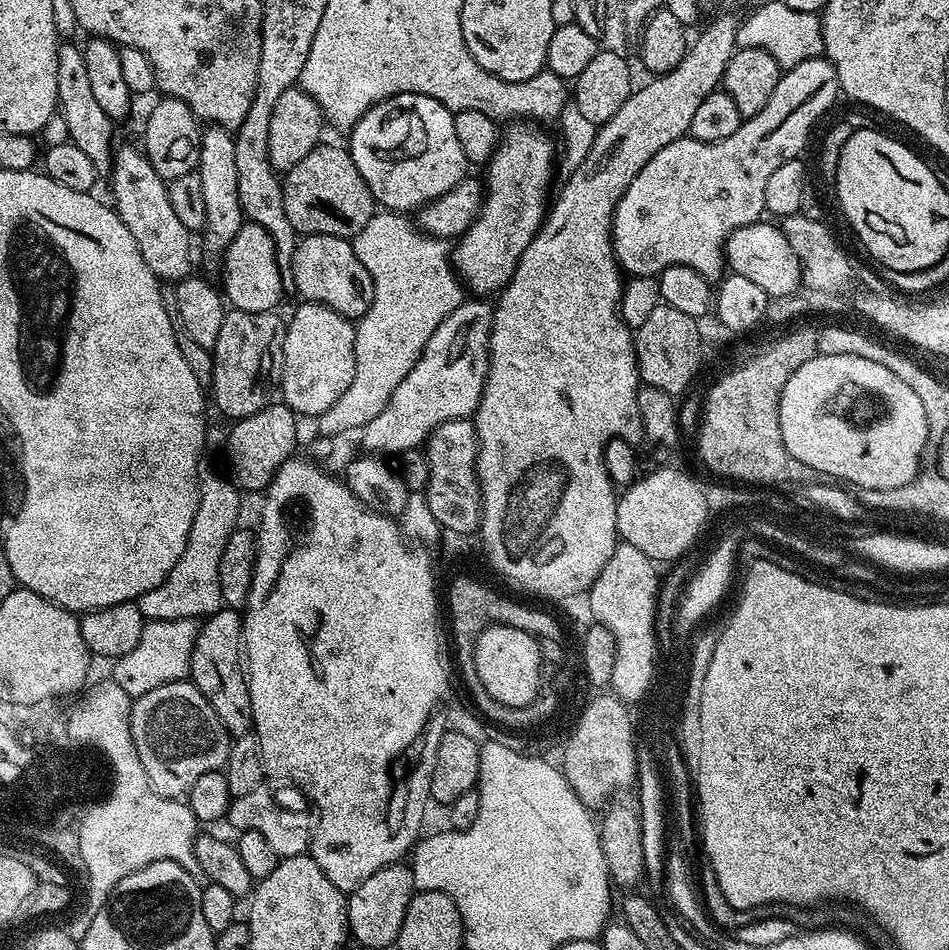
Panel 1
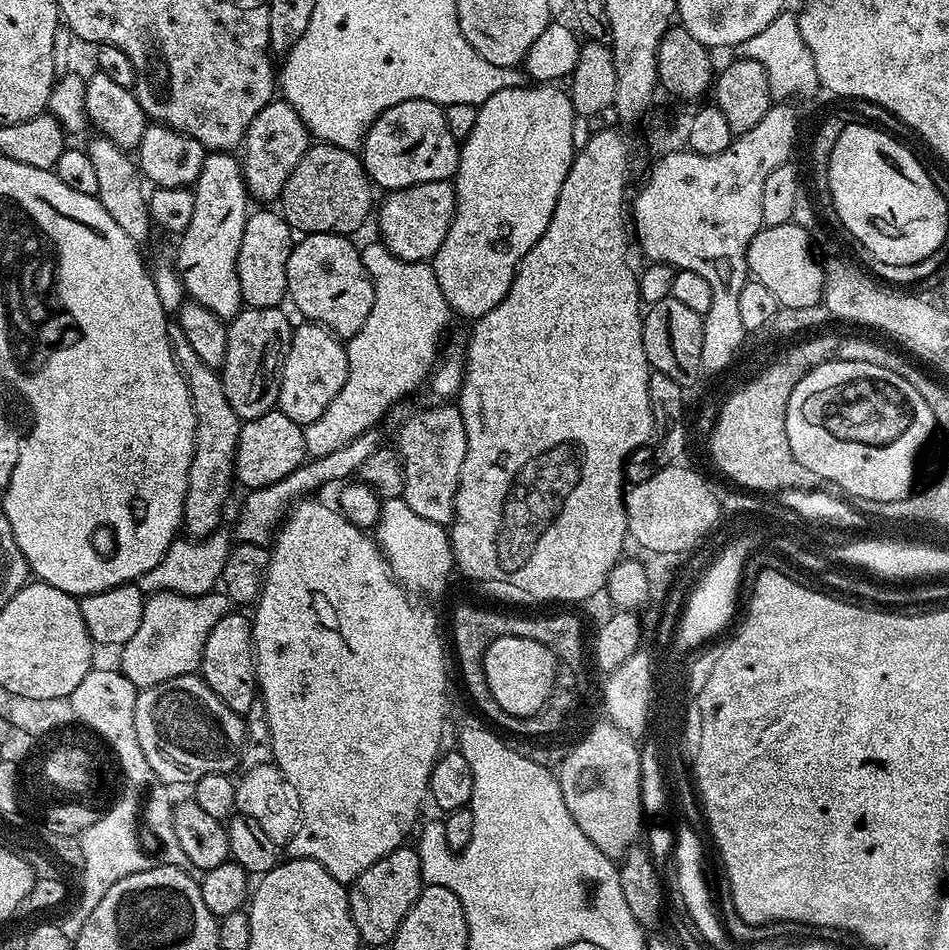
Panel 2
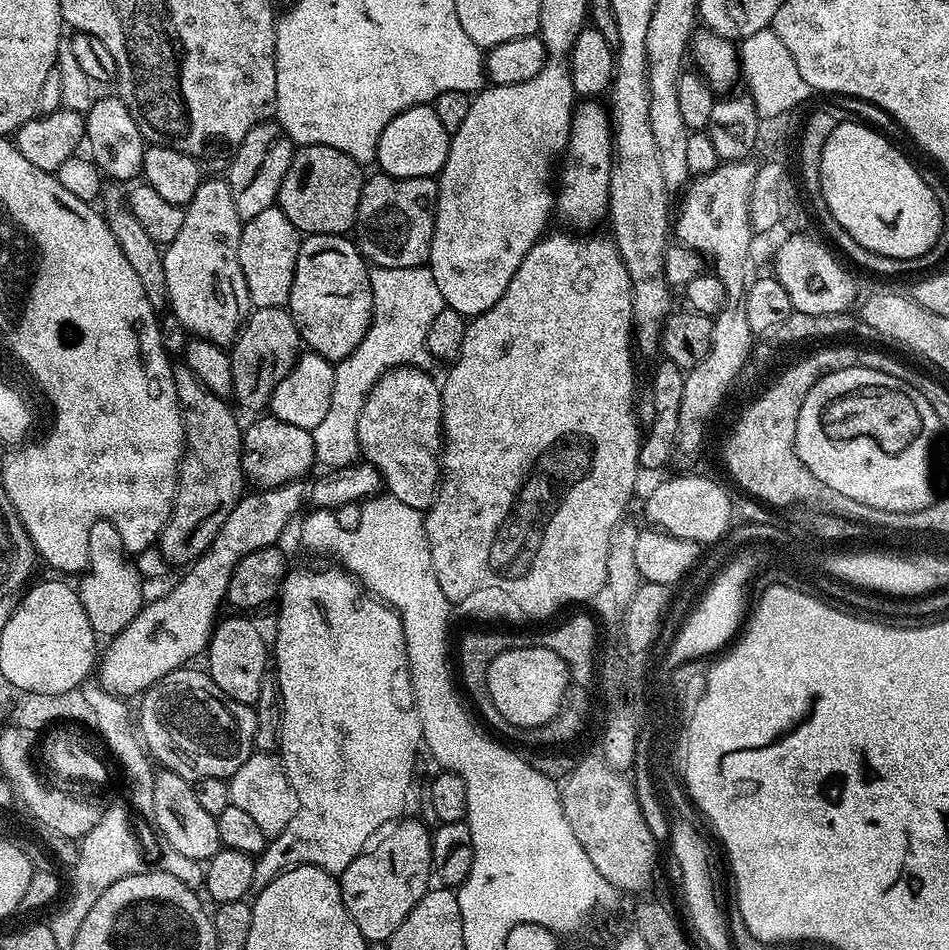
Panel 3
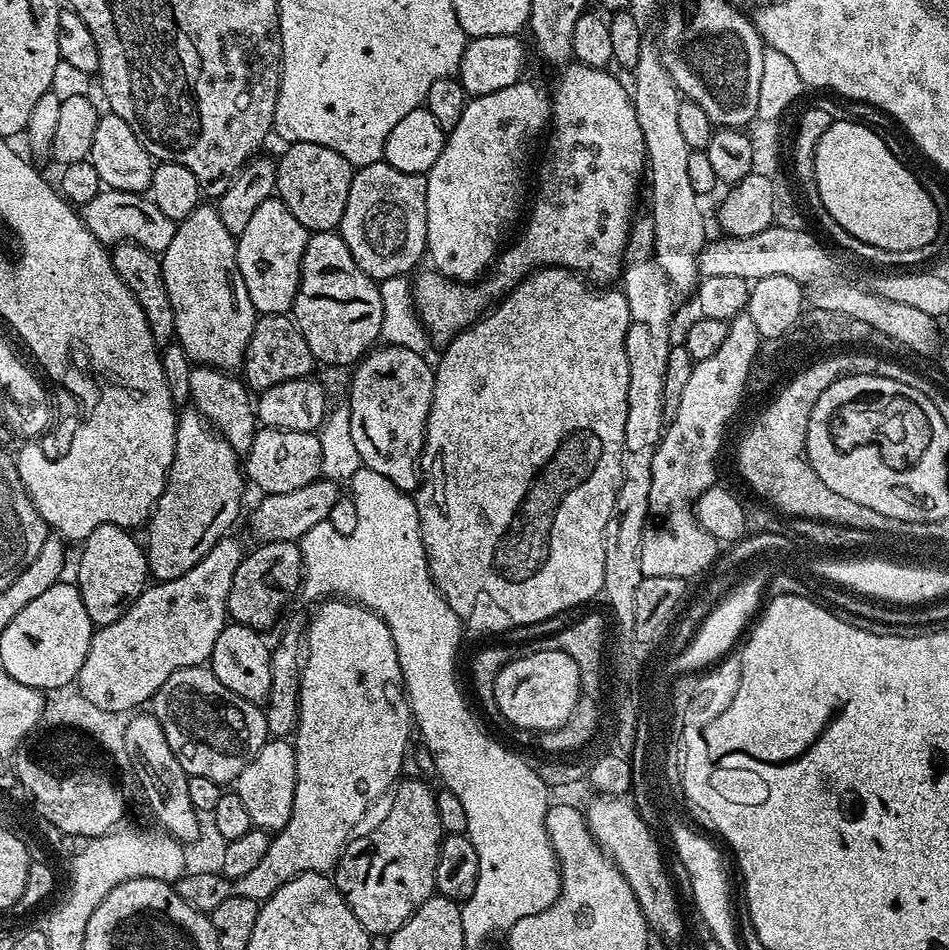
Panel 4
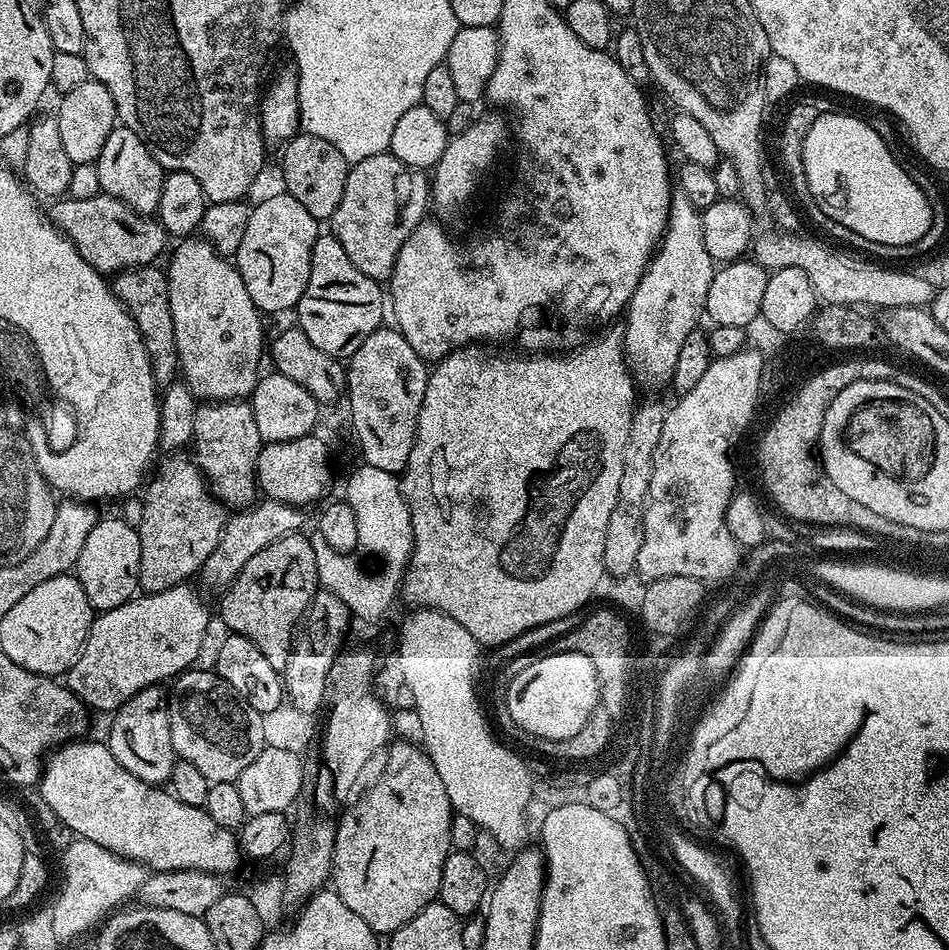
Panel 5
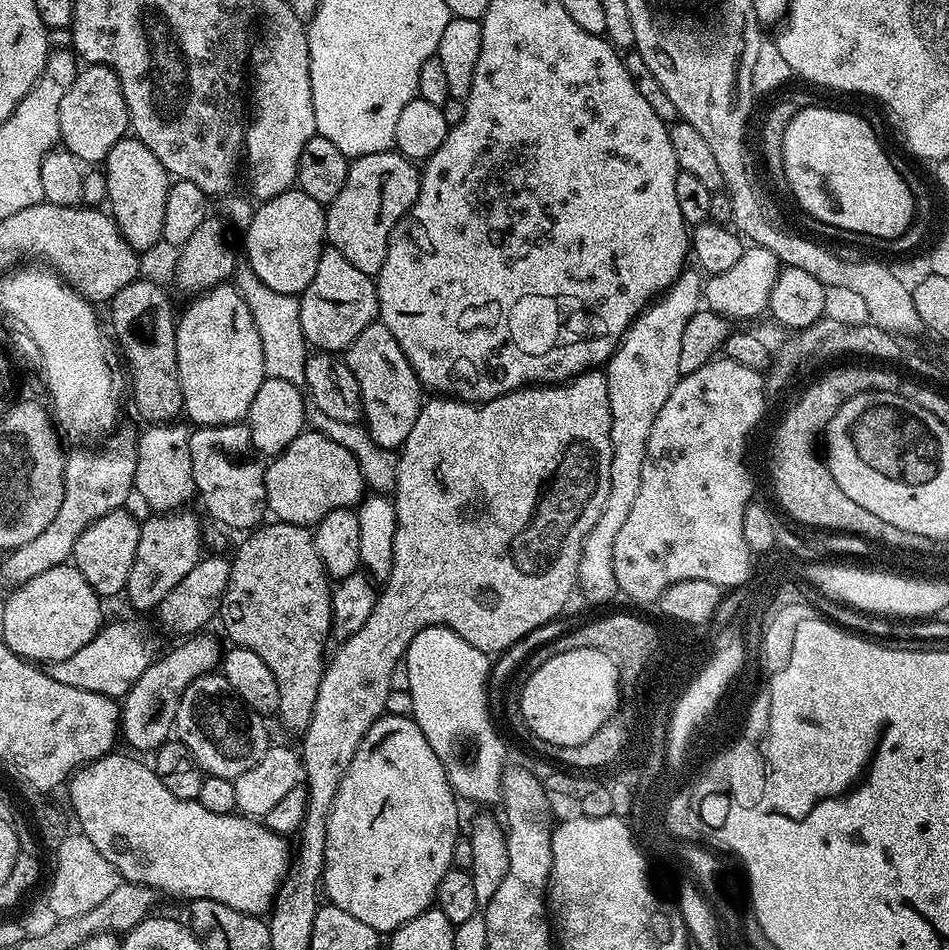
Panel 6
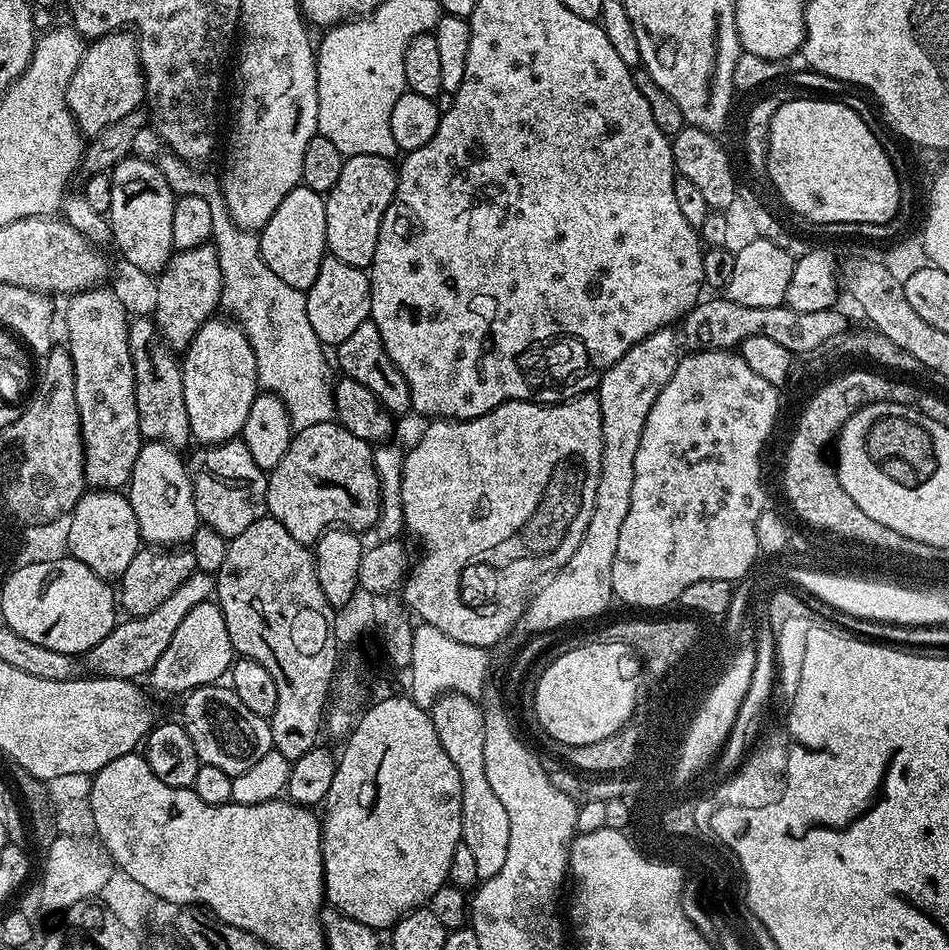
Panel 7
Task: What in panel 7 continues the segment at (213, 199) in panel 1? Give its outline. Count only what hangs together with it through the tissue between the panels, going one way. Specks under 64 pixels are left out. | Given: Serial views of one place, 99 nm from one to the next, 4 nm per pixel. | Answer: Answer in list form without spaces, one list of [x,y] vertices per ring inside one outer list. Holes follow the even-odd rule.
[[[220,319],[207,320],[182,352],[180,373],[182,390],[186,390],[186,414],[190,414],[192,440],[201,445],[237,439],[258,394],[256,359],[246,334],[231,319]]]

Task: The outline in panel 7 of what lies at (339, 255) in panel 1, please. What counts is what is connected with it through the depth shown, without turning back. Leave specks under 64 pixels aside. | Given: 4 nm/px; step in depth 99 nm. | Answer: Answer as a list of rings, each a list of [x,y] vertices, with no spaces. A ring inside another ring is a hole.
[[[325,255],[318,270],[318,278],[314,278],[306,293],[306,314],[321,344],[335,346],[346,342],[346,338],[350,338],[350,334],[354,334],[354,330],[358,330],[358,326],[362,326],[362,322],[366,322],[372,315],[369,273],[362,268],[346,266],[346,262]]]

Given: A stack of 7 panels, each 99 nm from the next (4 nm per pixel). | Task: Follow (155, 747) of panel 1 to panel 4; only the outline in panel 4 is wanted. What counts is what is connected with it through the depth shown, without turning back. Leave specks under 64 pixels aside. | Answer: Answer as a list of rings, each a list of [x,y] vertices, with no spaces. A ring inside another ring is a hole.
[[[208,666],[170,674],[152,695],[150,712],[162,726],[170,750],[182,762],[187,776],[210,778],[221,786],[231,785],[270,739],[264,708],[246,698],[238,698],[234,690],[226,690]]]

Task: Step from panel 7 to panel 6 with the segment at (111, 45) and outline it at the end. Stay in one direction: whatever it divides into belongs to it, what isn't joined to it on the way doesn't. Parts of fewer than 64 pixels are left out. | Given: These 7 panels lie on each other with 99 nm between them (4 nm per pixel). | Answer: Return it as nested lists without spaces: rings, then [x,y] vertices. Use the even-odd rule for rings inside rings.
[[[90,64],[77,71],[70,90],[62,97],[62,106],[58,106],[58,126],[60,144],[78,161],[88,166],[104,161],[112,147],[130,132],[126,98],[122,96],[118,74],[105,64]]]

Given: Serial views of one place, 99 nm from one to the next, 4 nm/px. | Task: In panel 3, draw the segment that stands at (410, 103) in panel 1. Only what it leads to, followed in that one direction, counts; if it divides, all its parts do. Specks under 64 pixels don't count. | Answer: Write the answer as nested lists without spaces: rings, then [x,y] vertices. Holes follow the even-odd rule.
[[[416,104],[410,110],[402,110],[402,114],[395,116],[386,126],[386,130],[382,130],[382,138],[378,138],[375,163],[380,164],[379,171],[386,176],[436,178],[446,162],[449,139],[450,133],[446,126],[442,126],[435,107]]]

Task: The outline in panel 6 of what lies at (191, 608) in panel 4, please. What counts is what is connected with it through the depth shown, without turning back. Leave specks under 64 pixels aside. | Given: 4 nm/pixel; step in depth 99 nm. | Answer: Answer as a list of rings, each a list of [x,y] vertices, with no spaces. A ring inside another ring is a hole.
[[[116,620],[105,623],[100,633],[82,650],[47,665],[46,671],[54,682],[63,682],[65,686],[78,686],[78,690],[90,690],[94,694],[123,698],[124,695],[142,678],[145,670],[157,659],[156,640],[152,632],[140,620]]]

